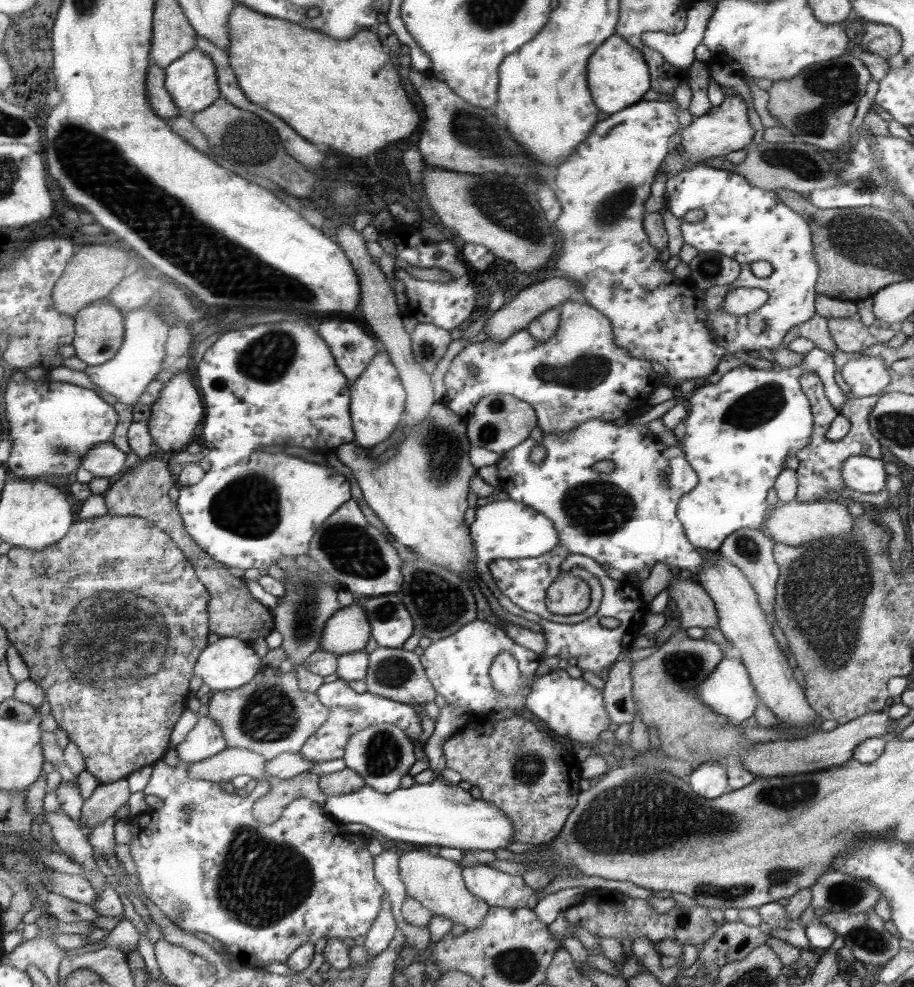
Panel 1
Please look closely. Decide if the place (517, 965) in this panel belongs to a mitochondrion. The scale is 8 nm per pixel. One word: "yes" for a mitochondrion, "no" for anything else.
yes

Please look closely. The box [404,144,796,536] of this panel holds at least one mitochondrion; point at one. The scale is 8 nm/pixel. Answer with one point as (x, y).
(501, 205)

